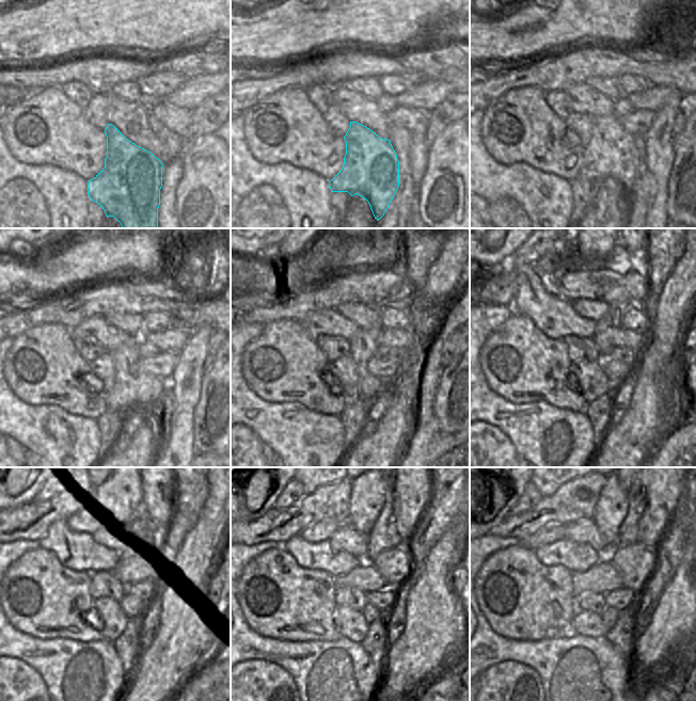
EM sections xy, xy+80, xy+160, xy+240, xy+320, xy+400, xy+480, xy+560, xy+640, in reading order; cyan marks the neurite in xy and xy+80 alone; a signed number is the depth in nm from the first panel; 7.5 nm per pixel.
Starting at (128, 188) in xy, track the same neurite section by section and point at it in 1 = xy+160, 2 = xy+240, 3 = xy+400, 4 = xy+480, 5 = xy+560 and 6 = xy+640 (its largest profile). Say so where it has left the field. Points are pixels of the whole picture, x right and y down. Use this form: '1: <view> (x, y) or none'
1: xy+160 (611, 154)
2: xy+240 (132, 386)
3: xy+400 (605, 328)
4: xy+480 (149, 535)
5: xy+560 (383, 536)
6: xy+640 (637, 494)

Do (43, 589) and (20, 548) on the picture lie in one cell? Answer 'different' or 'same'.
different

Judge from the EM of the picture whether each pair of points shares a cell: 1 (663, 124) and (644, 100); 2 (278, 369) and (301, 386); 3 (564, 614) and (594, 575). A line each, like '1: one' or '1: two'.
1: two
2: one
3: two

